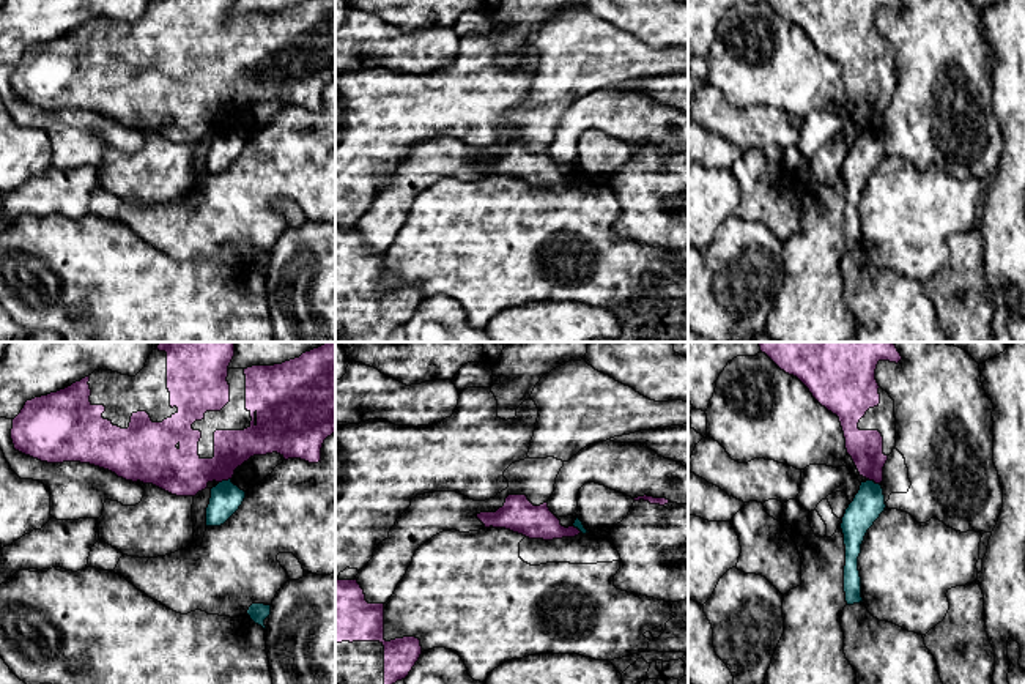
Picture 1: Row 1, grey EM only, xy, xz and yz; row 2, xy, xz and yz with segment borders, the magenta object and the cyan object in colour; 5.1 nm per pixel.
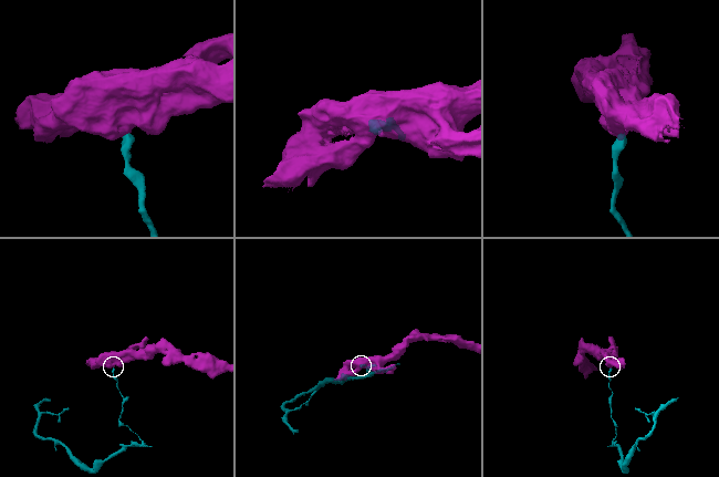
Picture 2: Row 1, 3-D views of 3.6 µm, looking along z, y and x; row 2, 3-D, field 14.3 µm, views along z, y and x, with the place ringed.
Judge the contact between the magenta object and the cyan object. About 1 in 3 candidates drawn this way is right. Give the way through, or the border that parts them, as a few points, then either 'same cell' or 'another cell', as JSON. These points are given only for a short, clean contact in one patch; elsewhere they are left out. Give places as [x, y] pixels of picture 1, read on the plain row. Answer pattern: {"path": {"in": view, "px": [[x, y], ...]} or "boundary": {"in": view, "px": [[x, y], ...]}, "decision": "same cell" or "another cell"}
{"boundary": {"in": "xy", "px": [[230, 125], [219, 130]]}, "decision": "another cell"}

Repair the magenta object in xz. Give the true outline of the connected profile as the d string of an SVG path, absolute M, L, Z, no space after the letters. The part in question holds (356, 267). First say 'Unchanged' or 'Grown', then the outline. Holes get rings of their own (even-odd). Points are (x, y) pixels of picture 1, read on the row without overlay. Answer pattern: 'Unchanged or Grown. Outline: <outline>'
Grown. Outline: M335 225L335 342L389 342L389 336L409 322L420 301L420 287L416 284L386 288L384 251L368 251L356 225Z

